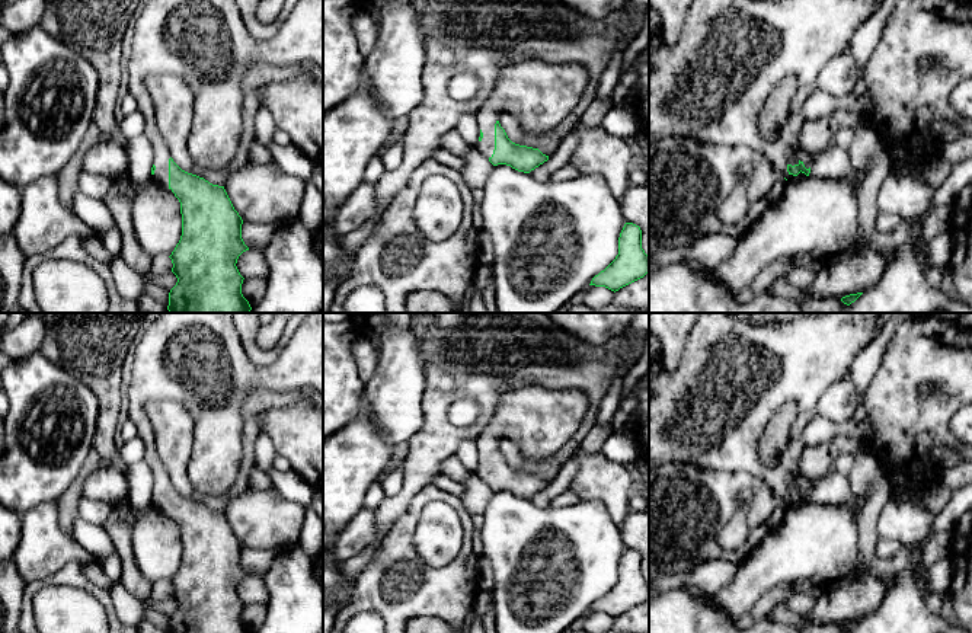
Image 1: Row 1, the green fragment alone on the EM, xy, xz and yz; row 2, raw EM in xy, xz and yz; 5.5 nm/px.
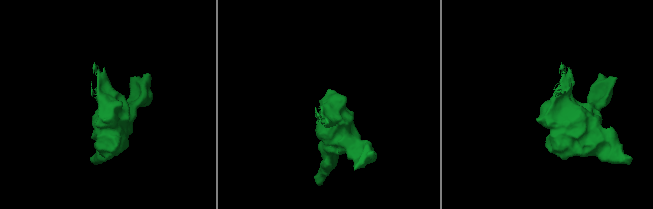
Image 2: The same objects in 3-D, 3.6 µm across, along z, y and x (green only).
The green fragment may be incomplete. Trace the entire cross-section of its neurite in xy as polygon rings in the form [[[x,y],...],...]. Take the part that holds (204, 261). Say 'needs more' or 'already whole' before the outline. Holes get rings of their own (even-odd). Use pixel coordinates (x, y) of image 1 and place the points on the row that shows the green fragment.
needs more; [[[148,0],[137,17],[128,90],[146,118],[144,134],[154,148],[153,179],[175,194],[182,214],[182,236],[169,256],[178,278],[169,292],[169,313],[250,313],[252,307],[242,294],[244,278],[236,266],[239,256],[249,247],[242,239],[243,220],[224,186],[182,170],[170,157],[156,125],[147,79],[153,74],[173,74],[189,86],[195,102],[188,153],[195,164],[223,170],[239,164],[244,111],[242,80],[256,63],[308,63],[323,70],[323,0],[298,0],[278,33],[266,41],[252,36],[236,0]]]

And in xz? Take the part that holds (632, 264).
already whole; [[[626,223],[618,237],[618,255],[589,285],[605,287],[611,291],[643,278],[649,272],[649,256],[642,249],[642,230]]]

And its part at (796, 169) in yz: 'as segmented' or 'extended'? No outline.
extended

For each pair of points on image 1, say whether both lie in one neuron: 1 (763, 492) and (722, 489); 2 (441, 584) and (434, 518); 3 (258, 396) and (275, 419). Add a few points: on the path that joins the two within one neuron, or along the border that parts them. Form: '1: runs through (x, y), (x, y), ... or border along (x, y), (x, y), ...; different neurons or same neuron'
1: runs through (753, 485), (732, 485); same neuron
2: border along (413, 544), (429, 566), (447, 565), (461, 547); different neurons
3: border along (303, 402), (267, 409), (261, 415), (264, 432); different neurons

